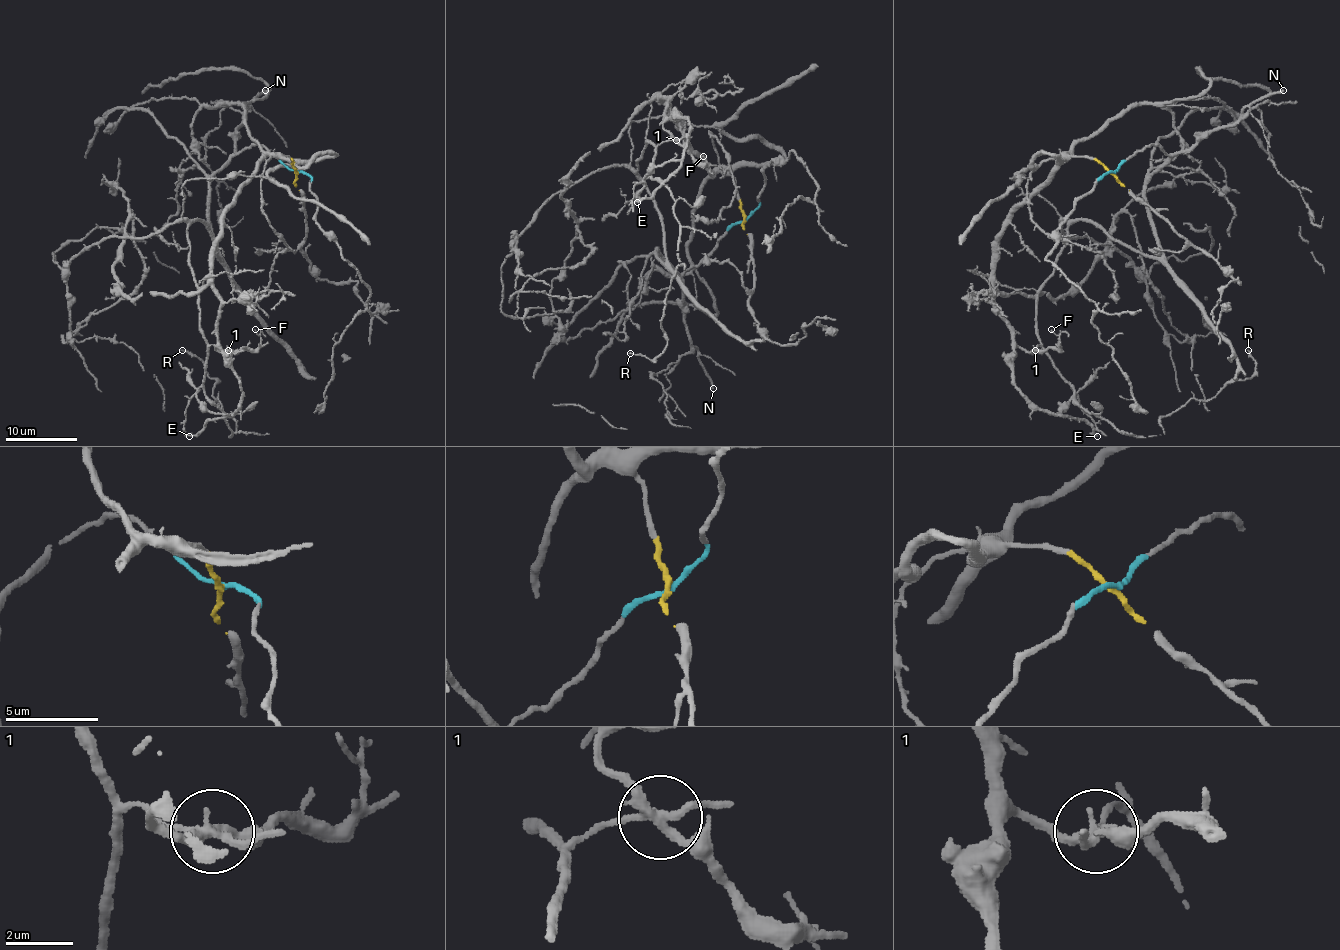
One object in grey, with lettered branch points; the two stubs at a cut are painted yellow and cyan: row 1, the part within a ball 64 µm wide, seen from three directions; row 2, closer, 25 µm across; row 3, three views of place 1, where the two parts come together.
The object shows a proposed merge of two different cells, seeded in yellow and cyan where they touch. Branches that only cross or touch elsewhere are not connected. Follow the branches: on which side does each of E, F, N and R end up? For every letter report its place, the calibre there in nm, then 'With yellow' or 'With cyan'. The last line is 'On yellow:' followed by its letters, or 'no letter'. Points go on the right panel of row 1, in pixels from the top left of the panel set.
E: Place: (1097, 436). Thickness 280 nm. With yellow
F: Place: (1051, 329). Thickness 120 nm. With yellow
N: Place: (1283, 90). Thickness 260 nm. With cyan
R: Place: (1248, 350). Thickness 140 nm. With cyan
On yellow: E, F

